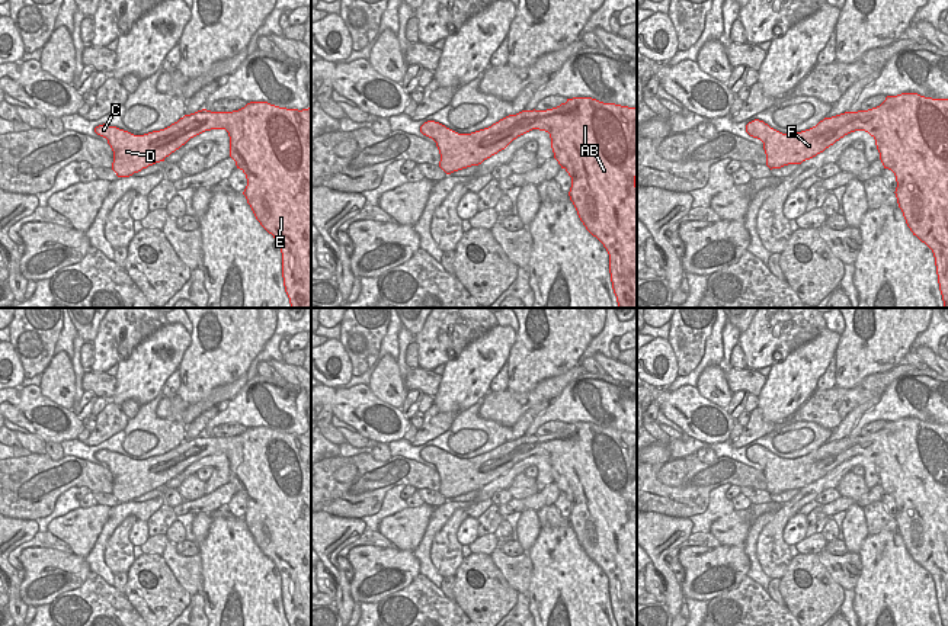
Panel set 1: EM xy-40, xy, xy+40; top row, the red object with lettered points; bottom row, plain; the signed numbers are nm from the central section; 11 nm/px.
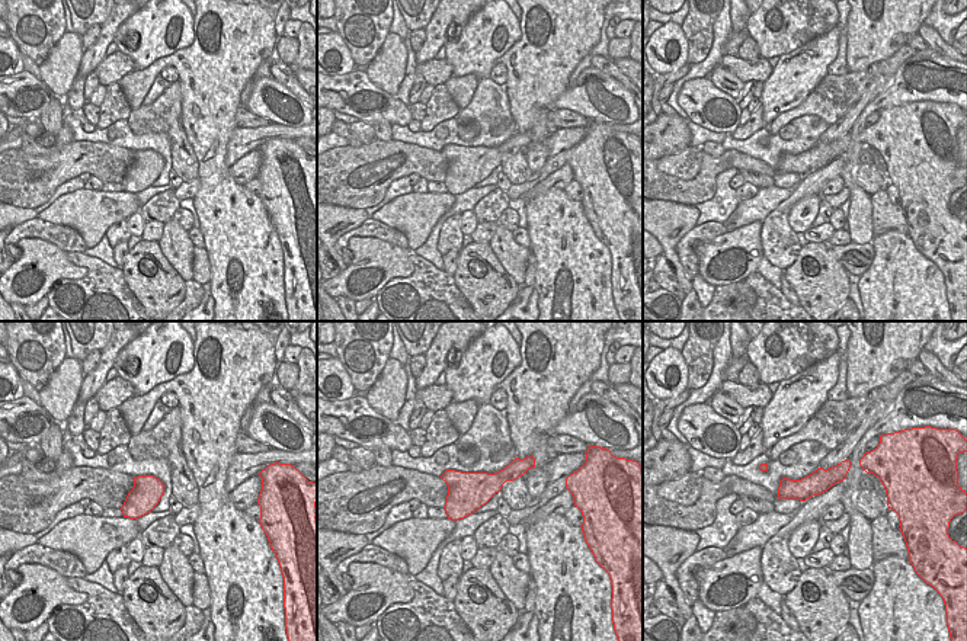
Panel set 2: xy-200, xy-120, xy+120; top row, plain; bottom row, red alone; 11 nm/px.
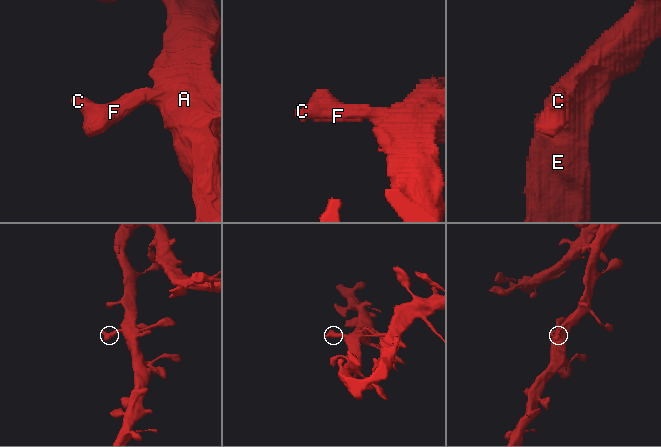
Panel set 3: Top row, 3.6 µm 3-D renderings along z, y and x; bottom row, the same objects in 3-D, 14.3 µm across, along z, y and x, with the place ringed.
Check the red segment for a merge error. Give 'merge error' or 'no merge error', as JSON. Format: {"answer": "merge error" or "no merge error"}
{"answer": "no merge error"}

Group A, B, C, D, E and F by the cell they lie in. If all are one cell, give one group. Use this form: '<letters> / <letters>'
A B C D E F

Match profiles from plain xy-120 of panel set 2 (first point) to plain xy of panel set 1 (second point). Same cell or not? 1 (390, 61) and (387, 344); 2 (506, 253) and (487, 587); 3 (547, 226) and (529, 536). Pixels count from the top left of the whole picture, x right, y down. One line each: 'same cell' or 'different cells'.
1: different cells
2: different cells
3: different cells

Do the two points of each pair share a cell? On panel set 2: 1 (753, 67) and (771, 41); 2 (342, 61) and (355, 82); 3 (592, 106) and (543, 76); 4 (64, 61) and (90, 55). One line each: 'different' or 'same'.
1: different
2: different
3: different
4: different

